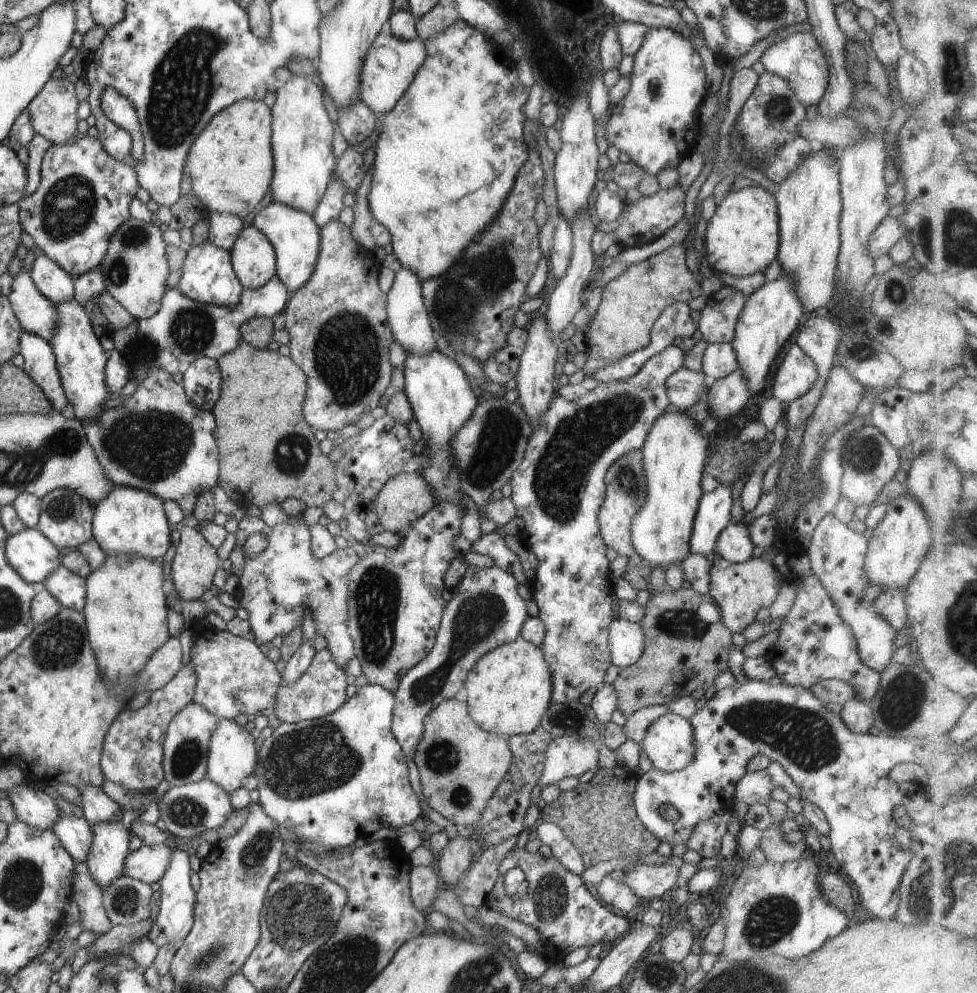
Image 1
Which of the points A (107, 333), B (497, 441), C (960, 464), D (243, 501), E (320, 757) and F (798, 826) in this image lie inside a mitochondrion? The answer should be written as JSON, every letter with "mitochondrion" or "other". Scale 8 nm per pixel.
{"A":"other","B":"mitochondrion","C":"other","D":"other","E":"mitochondrion","F":"other"}

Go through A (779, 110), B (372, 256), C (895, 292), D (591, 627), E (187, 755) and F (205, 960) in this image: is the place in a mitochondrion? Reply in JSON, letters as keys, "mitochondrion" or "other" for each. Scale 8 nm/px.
{"A":"mitochondrion","B":"other","C":"mitochondrion","D":"other","E":"mitochondrion","F":"mitochondrion"}

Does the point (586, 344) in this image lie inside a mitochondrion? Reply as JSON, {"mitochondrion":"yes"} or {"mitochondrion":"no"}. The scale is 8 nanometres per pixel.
{"mitochondrion":"no"}

